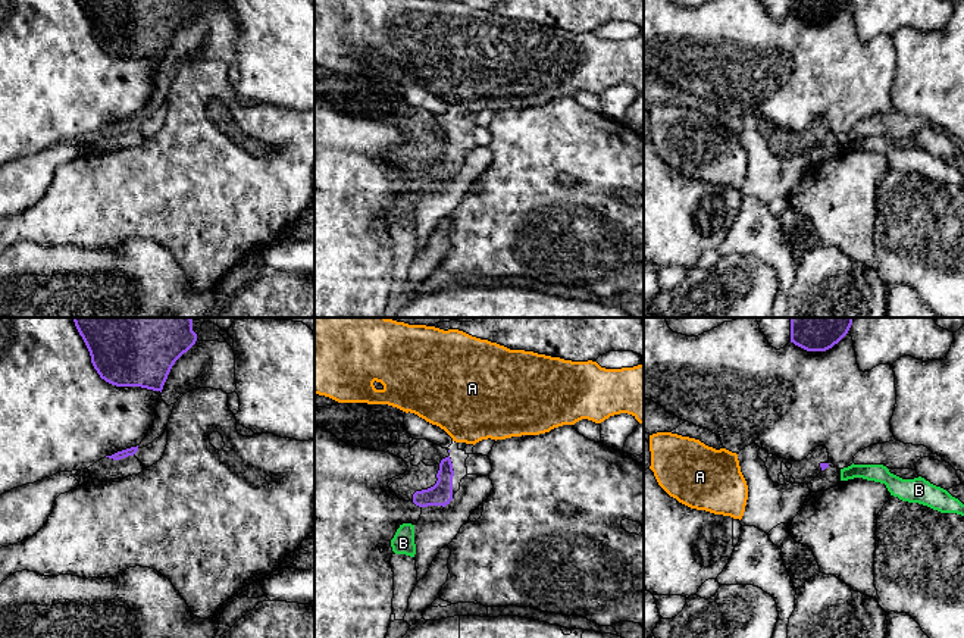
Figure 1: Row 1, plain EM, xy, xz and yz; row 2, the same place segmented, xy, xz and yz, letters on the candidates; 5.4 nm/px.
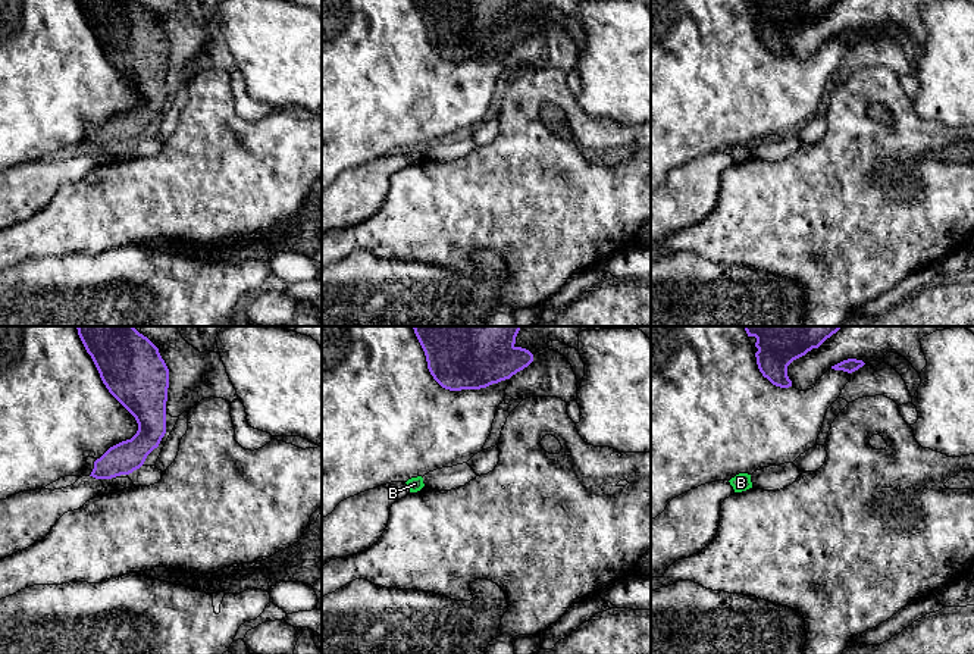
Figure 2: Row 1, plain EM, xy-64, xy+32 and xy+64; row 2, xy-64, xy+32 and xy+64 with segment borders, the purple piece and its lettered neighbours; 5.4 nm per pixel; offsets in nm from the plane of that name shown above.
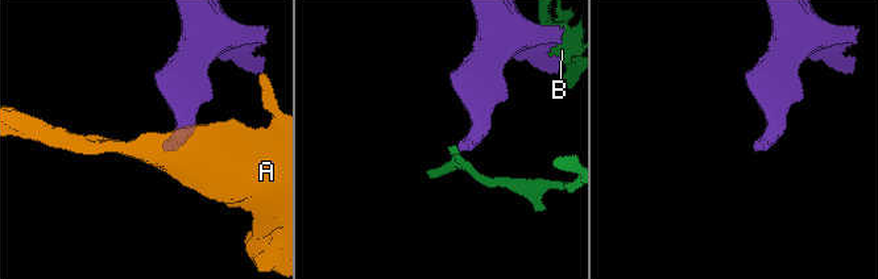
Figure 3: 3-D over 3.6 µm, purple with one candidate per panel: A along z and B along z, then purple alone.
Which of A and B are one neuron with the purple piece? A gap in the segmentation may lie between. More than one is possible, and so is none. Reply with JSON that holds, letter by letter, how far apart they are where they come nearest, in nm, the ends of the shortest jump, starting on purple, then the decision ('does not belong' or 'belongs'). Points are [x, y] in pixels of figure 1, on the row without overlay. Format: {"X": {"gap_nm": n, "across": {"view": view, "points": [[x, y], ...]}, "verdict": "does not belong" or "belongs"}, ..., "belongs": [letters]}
{"A": {"gap_nm": 60, "across": {"view": "xz", "points": [[448, 121], [453, 110]]}, "verdict": "does not belong"}, "B": {"gap_nm": 70, "across": {"view": "yz", "points": [[828, 137], [841, 140]]}, "verdict": "does not belong"}, "belongs": []}

